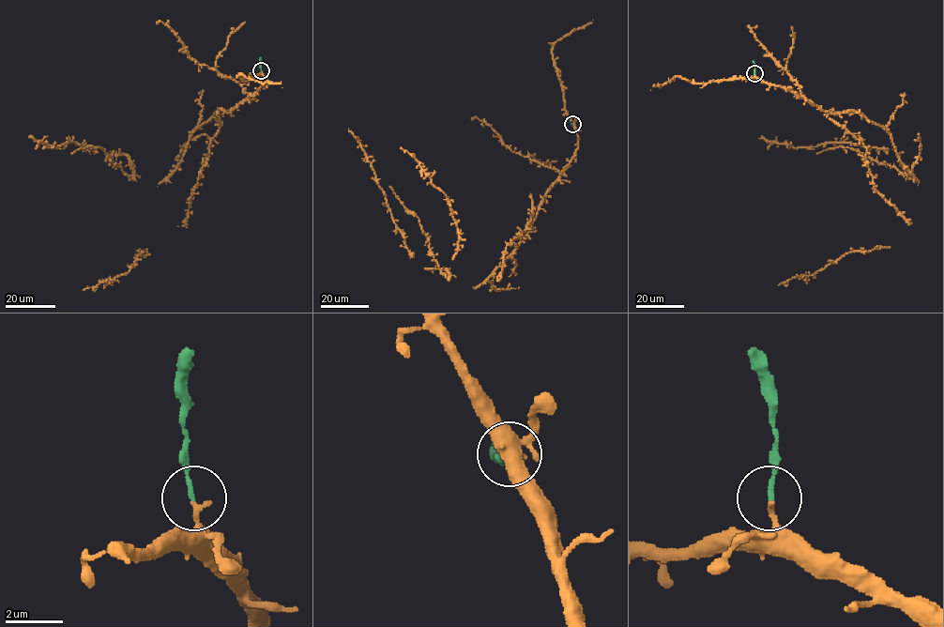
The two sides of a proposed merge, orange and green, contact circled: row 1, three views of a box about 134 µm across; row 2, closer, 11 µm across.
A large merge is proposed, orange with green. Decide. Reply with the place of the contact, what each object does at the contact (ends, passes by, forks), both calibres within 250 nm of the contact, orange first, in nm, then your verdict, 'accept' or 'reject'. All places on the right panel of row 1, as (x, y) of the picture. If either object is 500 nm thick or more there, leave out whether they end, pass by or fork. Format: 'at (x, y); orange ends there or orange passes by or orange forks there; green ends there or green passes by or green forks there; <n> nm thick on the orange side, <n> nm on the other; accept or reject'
at (754, 73); orange ends there; green ends there; 190 nm thick on the orange side, 160 nm on the other; reject

